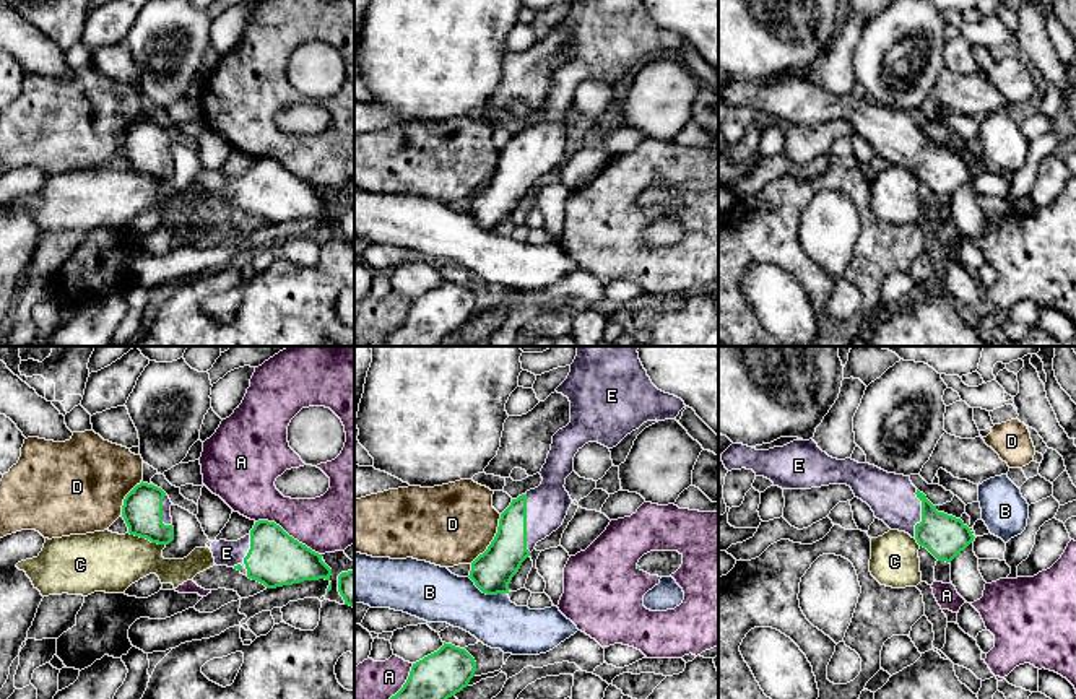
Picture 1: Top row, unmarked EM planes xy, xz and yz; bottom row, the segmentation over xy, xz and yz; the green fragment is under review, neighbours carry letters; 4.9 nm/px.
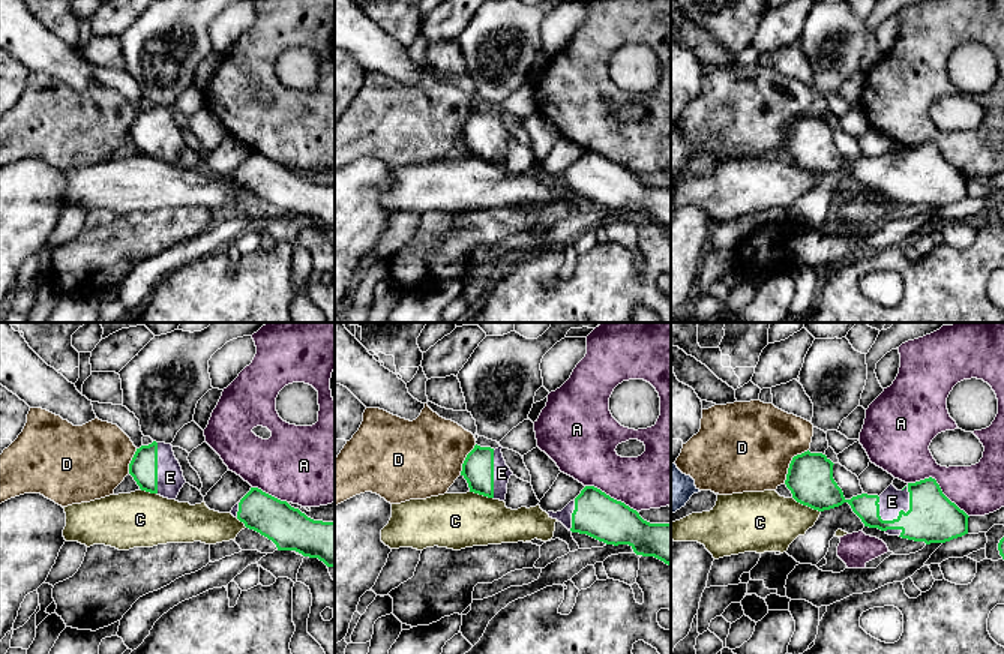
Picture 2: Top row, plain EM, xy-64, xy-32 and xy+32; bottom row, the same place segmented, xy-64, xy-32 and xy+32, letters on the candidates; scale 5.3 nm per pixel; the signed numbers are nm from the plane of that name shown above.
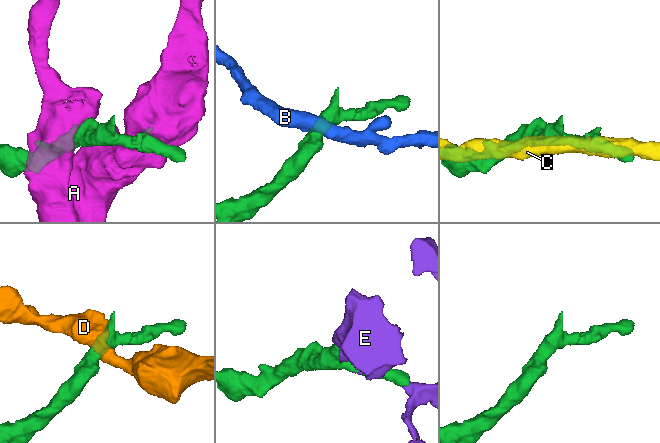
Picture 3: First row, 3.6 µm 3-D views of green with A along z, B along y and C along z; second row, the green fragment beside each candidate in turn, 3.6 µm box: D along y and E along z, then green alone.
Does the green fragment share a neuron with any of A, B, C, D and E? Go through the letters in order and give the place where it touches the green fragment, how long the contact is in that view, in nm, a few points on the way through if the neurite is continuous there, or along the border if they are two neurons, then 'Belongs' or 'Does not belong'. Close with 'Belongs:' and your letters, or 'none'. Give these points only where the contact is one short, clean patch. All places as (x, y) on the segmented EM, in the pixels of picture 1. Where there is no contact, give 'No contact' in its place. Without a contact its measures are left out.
A: Touches green at xy (286, 534). Shared border 360 nm. Does not belong
B: Touches green at xz (486, 594). Shared border 220 nm. Does not belong
C: Touches green at xy (147, 538). Shared border 200 nm. Does not belong
D: Touches green at xz (493, 540). Shared border 300 nm. Does not belong
E: Touches green at xz (525, 524). Shared border 280 nm. Belongs
Belongs: E

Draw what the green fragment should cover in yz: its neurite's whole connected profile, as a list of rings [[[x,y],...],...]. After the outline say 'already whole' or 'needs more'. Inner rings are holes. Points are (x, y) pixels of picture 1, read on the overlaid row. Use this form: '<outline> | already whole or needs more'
[[[813,439],[769,450],[731,444],[722,454],[722,462],[728,471],[753,470],[756,476],[764,476],[782,489],[847,484],[855,497],[871,507],[876,519],[891,530],[909,533],[938,561],[951,562],[975,538],[961,519],[938,512],[912,484],[910,476],[852,458],[832,458]]] | needs more

